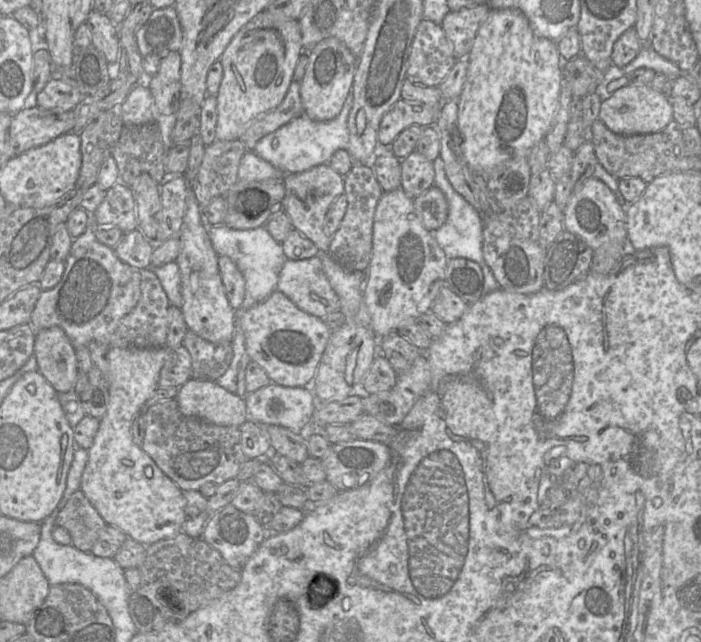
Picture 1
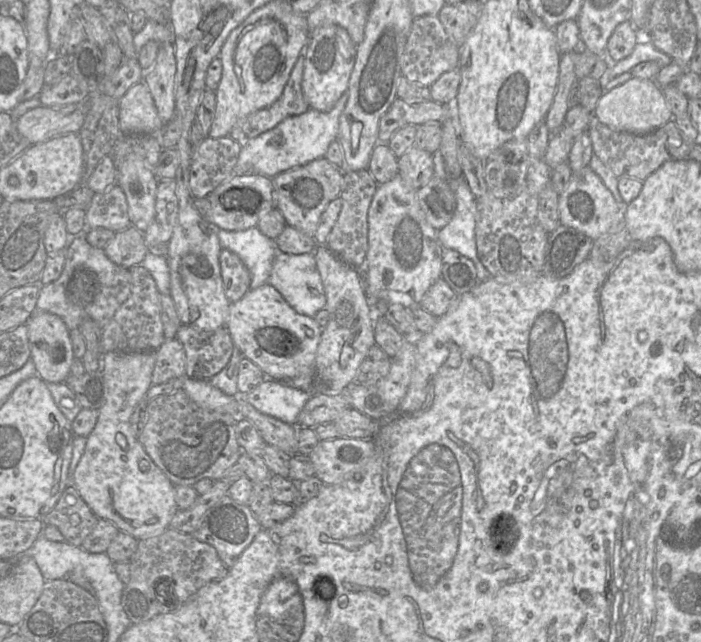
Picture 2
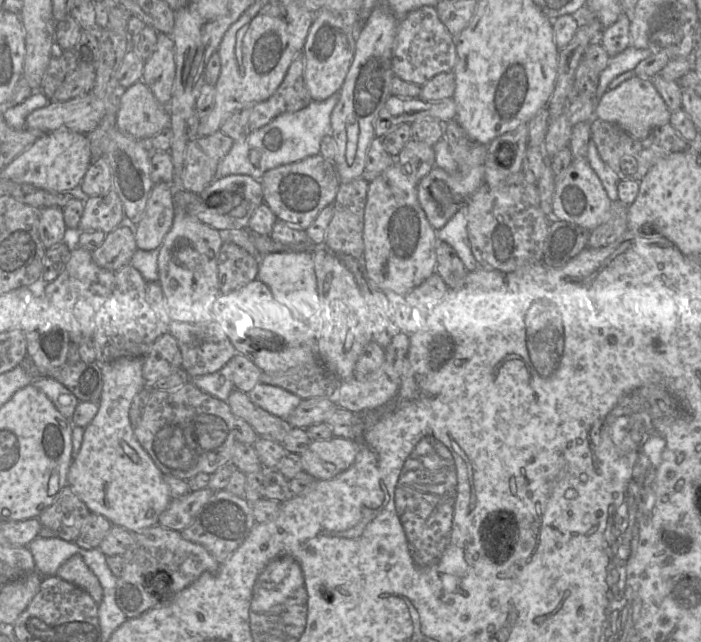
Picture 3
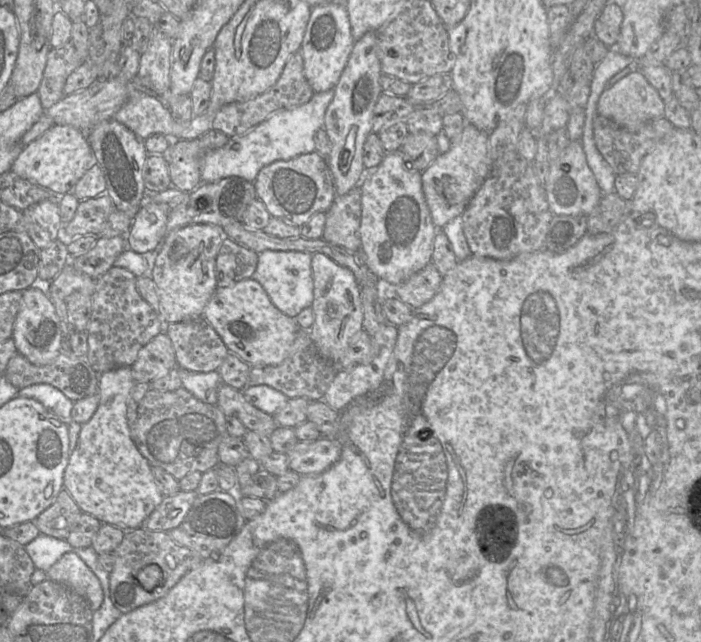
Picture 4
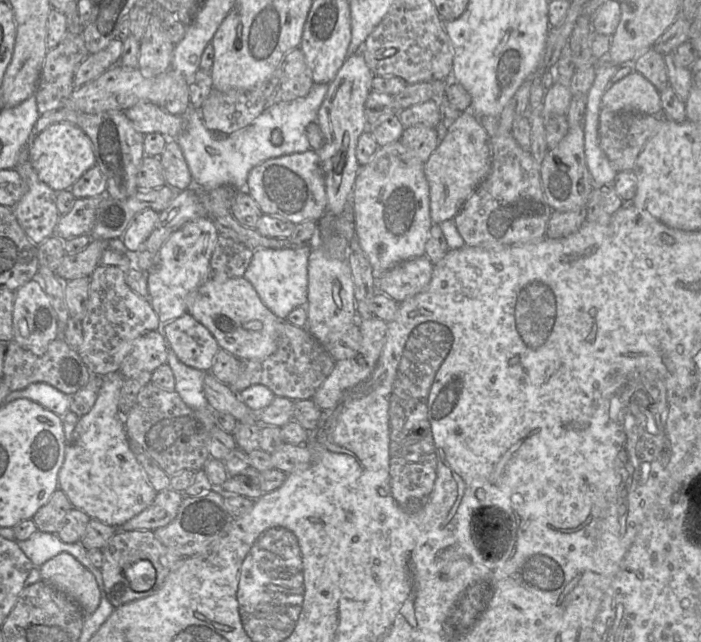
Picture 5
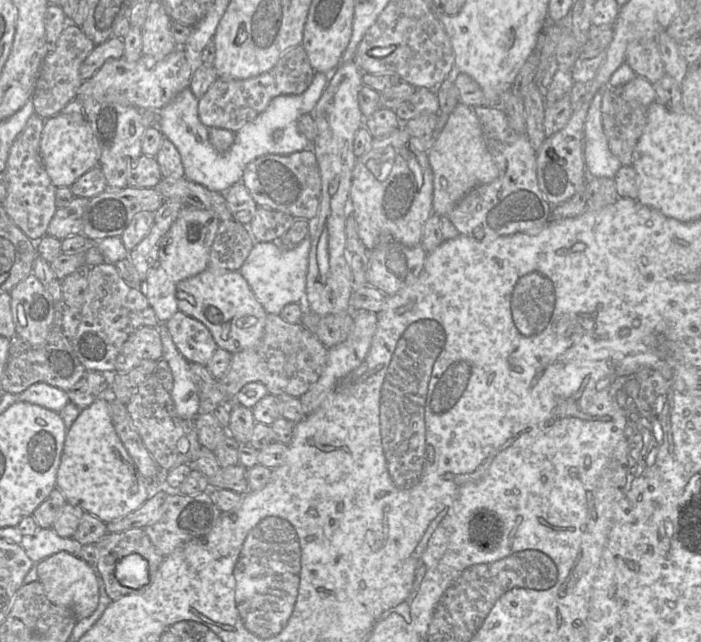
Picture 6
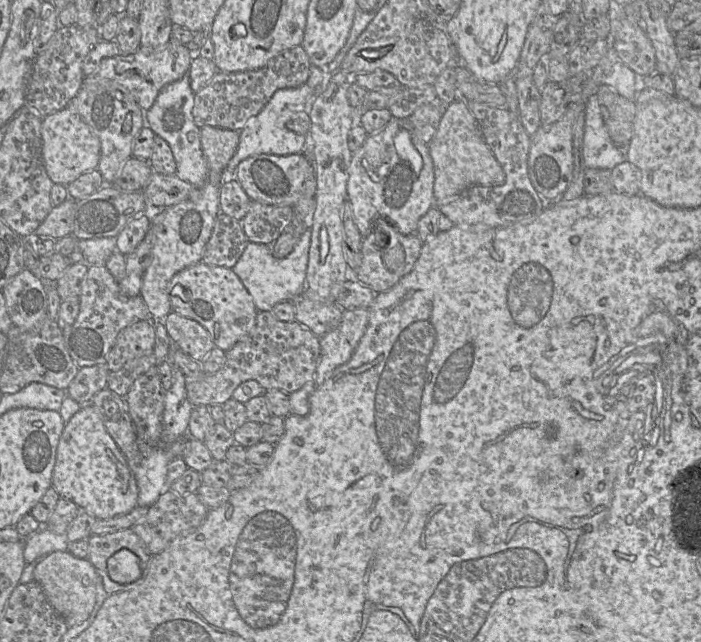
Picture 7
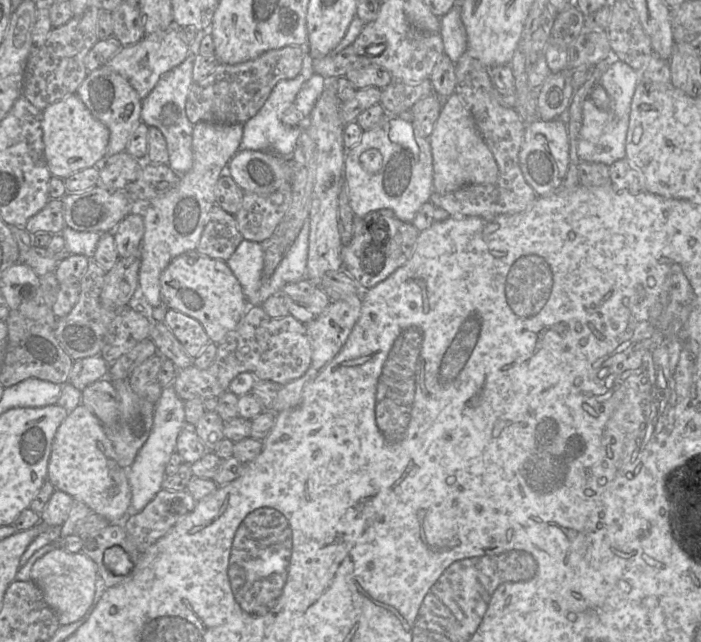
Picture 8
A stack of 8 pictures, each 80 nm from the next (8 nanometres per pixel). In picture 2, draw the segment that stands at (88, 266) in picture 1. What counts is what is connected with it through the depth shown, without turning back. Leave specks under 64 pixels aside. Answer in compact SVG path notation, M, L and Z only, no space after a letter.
M78 235L67 247L66 262L60 277L43 285L37 310L59 316L68 330L77 329L85 318L91 318L100 326L108 323L131 293L131 273L112 262L104 249L91 246L83 235Z

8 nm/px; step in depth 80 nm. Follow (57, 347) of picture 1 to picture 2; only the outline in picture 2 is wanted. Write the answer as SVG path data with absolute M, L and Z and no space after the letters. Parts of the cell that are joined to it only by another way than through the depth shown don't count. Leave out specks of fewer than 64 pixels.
M36 309L25 325L37 375L46 383L65 383L74 354L64 321L55 314Z

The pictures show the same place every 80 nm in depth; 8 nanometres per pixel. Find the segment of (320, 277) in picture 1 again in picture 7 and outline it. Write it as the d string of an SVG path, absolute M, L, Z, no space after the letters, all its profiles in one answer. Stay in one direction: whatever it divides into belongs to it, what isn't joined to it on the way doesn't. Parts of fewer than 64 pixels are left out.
M307 228L293 250L282 259L273 256L271 245L248 243L241 257L231 269L252 296L258 311L271 311L277 303L292 300L306 289L310 242L311 229Z

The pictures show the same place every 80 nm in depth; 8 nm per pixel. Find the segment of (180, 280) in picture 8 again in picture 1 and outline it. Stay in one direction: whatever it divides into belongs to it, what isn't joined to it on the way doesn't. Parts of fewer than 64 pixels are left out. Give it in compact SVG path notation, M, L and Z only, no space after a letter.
M275 290L269 297L237 314L237 322L245 336L246 351L252 361L260 365L271 382L285 387L310 388L331 331L321 318L300 310L282 292Z

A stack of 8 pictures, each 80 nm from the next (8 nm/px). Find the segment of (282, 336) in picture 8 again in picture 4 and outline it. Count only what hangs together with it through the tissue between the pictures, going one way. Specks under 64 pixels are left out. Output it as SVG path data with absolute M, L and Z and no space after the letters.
M298 329L286 358L278 365L251 366L248 386L267 385L290 398L306 398L309 401L323 400L336 376L337 367L322 356L307 330Z

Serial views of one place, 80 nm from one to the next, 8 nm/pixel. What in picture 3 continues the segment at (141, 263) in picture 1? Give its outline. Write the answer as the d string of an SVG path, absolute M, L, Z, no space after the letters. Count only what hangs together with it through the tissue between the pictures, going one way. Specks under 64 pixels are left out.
M124 222L106 234L102 245L92 252L92 258L99 267L117 271L130 264L137 249L135 229Z

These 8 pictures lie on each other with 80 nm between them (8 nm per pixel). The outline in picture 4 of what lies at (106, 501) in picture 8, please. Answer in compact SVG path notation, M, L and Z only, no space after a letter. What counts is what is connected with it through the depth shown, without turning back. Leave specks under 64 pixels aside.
M131 367L116 368L99 376L99 405L91 419L81 426L63 482L64 489L82 512L122 530L141 527L164 497L157 488L151 465L141 455L130 435L126 402L134 384Z

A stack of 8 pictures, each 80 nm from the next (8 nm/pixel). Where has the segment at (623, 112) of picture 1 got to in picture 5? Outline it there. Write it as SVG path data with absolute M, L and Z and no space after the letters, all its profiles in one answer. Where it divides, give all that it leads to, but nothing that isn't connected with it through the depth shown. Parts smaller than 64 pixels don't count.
M633 71L605 90L601 105L612 112L661 115L659 91L642 74Z

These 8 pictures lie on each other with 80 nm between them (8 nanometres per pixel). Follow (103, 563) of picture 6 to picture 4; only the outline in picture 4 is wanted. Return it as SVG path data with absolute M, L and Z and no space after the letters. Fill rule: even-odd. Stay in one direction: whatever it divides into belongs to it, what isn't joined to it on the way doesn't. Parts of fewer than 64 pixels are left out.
M145 528L124 530L121 543L111 552L114 567L109 573L110 598L114 606L122 613L128 613L140 606L162 598L165 593L161 585L168 581L168 588L173 588L189 571L196 568L204 559L189 548L174 542L166 531L152 531ZM155 564L161 568L162 576L158 586L152 590L143 588L138 580L138 572L145 566Z

